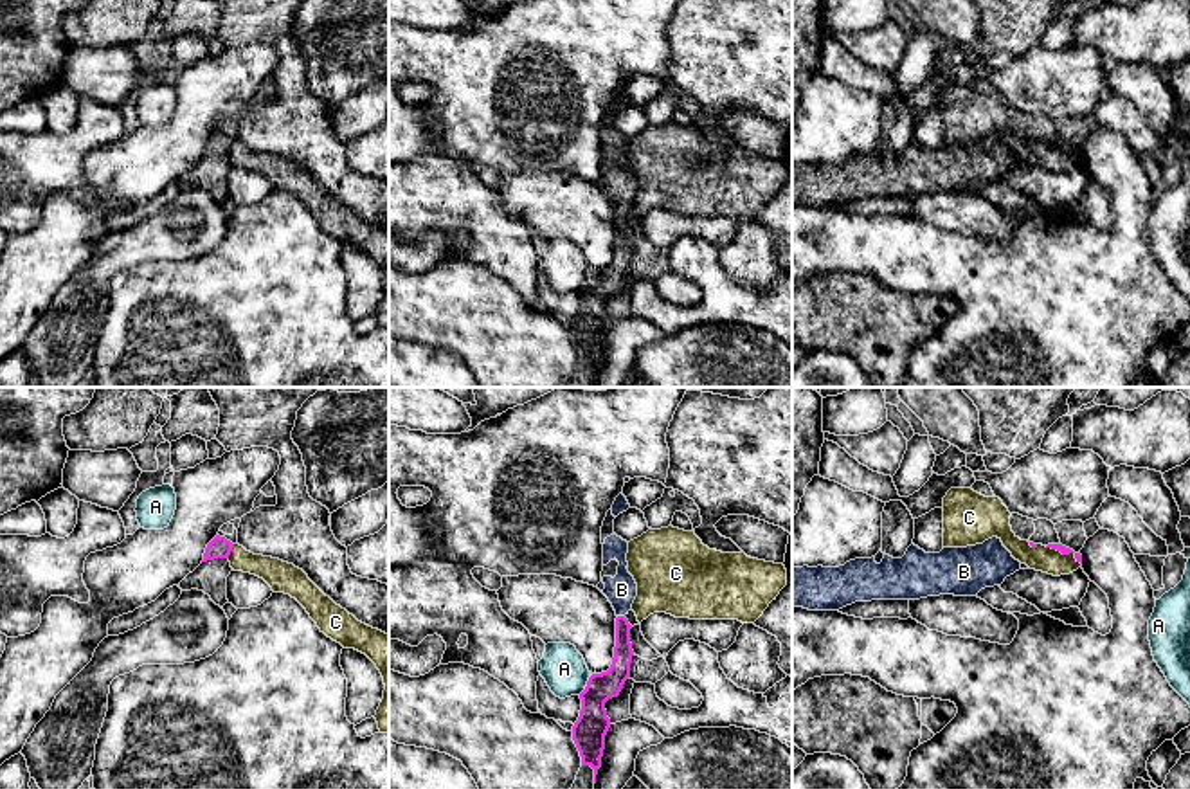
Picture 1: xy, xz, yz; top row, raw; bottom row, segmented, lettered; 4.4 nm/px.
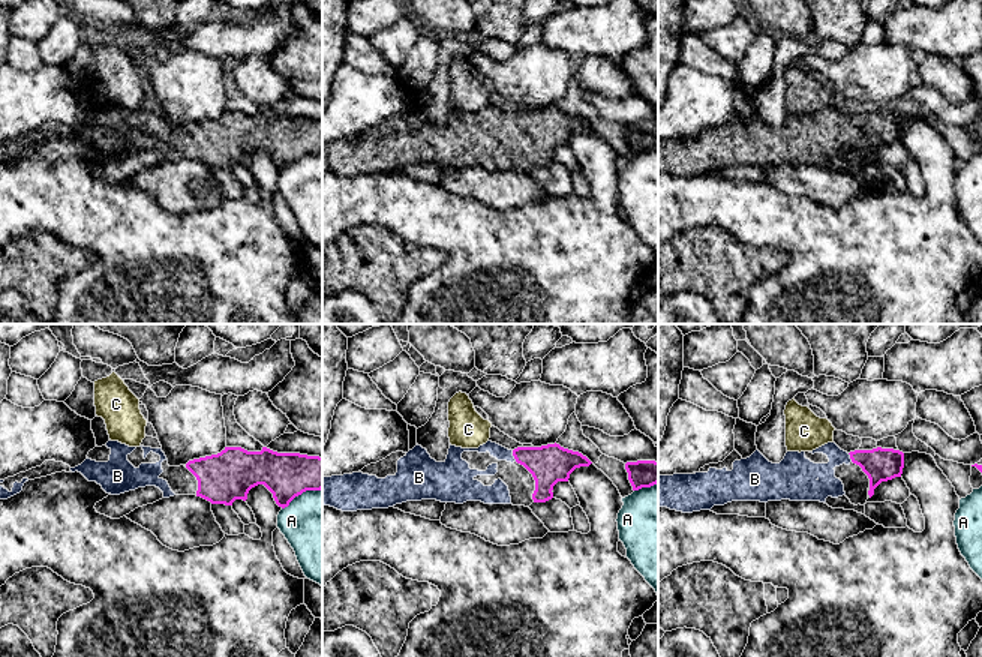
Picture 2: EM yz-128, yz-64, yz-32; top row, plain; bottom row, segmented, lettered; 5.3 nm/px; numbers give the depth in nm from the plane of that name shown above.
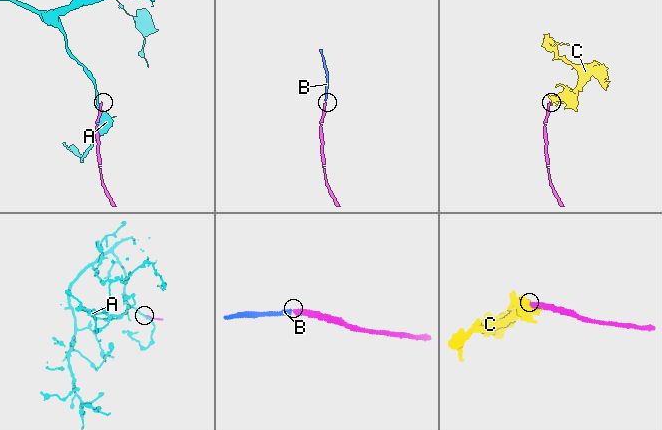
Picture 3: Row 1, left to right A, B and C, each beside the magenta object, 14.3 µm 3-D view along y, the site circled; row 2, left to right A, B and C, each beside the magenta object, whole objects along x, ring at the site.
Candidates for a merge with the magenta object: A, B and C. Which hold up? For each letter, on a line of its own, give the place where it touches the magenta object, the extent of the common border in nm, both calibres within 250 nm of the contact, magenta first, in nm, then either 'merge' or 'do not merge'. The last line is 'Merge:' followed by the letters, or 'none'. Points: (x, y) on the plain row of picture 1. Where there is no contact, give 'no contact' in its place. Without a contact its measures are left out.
A: meets magenta in xz at (587, 281); contact 110 nm long; 150 nm thick on the magenta side, 200 nm on the other; do not merge
B: meets magenta in xz at (622, 213); contact 30 nm long; 100 nm thick on the magenta side, 140 nm on the other; merge
C: meets magenta in yz at (1064, 150); contact 190 nm long; 40 nm thick on the magenta side, 110 nm on the other; do not merge
Merge: B

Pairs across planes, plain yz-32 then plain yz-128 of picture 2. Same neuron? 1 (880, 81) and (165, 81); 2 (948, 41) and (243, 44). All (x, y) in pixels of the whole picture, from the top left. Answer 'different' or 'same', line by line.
1: same
2: same

